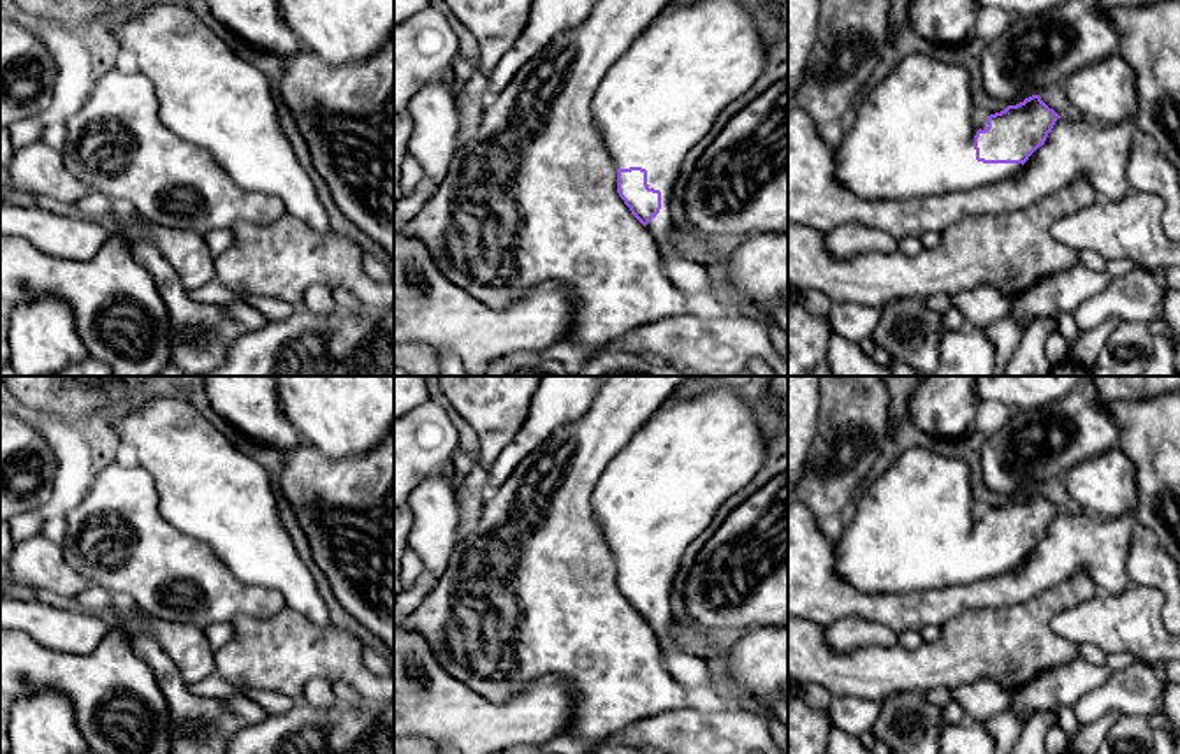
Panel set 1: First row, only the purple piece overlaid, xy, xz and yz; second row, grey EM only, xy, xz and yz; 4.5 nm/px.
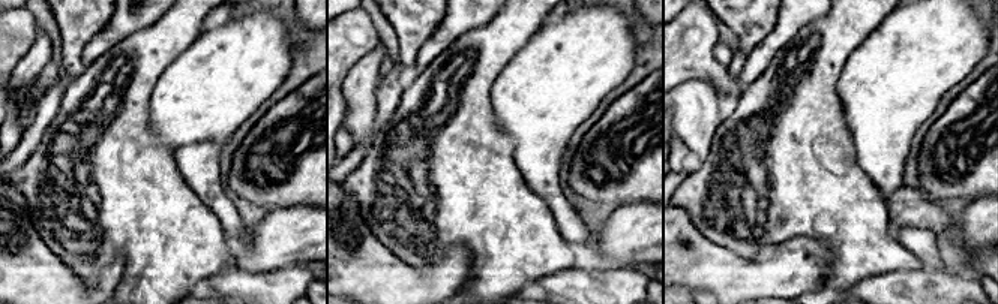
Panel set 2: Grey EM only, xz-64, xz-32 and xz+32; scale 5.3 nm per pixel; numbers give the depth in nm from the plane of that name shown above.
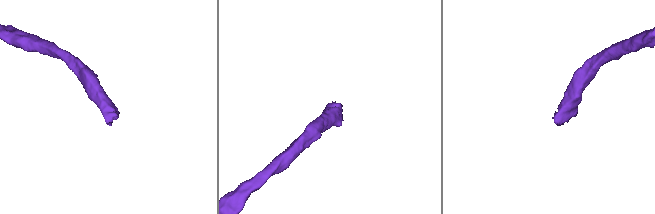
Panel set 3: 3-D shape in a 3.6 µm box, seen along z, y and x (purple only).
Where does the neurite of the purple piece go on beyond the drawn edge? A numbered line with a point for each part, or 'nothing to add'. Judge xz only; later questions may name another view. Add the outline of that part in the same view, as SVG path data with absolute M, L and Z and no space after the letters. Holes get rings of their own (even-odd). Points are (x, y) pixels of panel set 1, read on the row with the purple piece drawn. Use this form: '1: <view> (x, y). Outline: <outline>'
1: xz (663, 95). Outline: M698 0L659 16L610 67L591 100L593 121L615 169L642 167L647 170L649 188L661 192L661 209L645 228L659 248L666 278L689 299L712 299L716 281L703 265L681 257L672 246L674 186L688 151L710 132L717 116L754 84L768 49L753 14L739 0Z

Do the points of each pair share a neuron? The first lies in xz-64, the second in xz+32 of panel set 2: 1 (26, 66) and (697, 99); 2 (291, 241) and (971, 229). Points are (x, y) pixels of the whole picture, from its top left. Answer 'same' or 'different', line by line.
1: same
2: same

